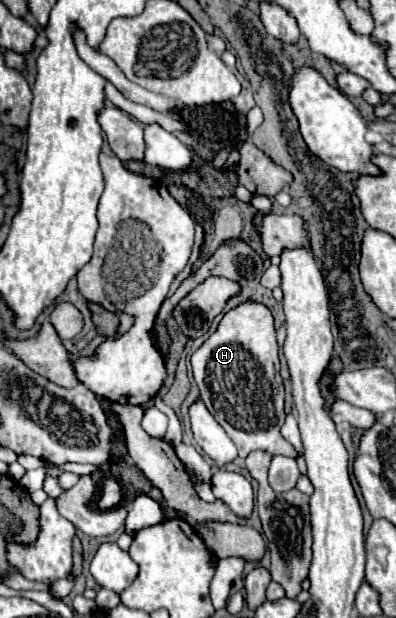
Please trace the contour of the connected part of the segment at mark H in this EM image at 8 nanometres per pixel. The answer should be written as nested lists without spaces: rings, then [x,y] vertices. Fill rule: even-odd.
[[[256,302],[238,306],[236,310],[224,314],[218,330],[192,356],[194,380],[200,388],[200,398],[204,406],[210,410],[210,414],[216,418],[216,422],[232,438],[240,458],[246,458],[250,452],[256,452],[256,450],[264,450],[272,456],[282,454],[288,458],[298,458],[298,452],[294,450],[294,446],[288,440],[284,440],[280,434],[286,414],[284,414],[284,384],[278,374],[280,370],[278,362],[280,360],[278,360],[274,318],[266,306]]]

